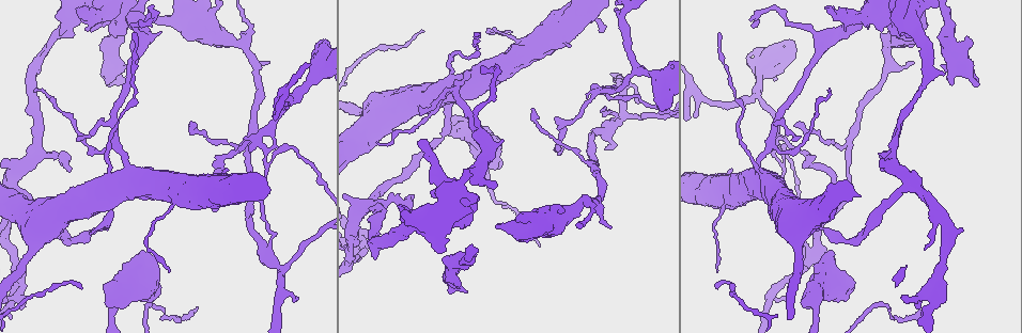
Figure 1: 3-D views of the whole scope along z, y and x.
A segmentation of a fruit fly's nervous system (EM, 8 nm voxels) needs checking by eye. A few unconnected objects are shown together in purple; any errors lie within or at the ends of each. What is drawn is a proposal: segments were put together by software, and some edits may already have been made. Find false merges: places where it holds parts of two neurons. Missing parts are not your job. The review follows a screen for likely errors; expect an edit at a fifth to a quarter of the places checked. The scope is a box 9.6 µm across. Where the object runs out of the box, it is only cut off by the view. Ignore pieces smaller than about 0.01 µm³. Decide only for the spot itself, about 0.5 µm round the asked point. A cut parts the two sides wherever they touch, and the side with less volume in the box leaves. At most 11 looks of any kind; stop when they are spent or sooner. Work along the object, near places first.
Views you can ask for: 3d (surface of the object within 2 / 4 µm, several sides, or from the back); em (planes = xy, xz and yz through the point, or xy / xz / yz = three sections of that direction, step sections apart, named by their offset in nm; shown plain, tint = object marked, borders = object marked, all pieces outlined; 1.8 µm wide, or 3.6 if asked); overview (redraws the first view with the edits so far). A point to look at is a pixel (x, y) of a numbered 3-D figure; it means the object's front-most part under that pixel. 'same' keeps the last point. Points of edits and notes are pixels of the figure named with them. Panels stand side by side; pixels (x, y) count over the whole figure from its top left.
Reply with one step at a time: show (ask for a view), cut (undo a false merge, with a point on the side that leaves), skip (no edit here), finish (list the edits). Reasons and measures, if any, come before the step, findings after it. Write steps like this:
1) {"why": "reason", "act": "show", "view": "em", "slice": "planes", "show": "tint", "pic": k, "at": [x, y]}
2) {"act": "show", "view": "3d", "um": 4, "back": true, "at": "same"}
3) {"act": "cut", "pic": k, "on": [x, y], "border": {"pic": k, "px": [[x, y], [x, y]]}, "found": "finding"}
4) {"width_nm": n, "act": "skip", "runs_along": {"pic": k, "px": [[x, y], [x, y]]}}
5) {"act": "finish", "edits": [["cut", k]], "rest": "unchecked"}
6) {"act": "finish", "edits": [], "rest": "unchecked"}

{"why": "a fork", "act": "show", "view": "3d", "um": 2, "pic": 1, "at": [14, 185]}

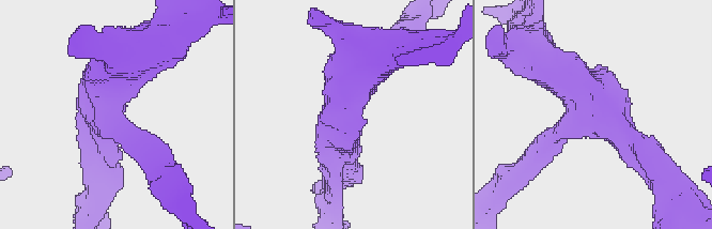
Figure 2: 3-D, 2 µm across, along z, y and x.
{"arms": 3, "act": "show", "view": "em", "slice": "planes", "show": "plain", "pic": 2, "at": [112, 114]}

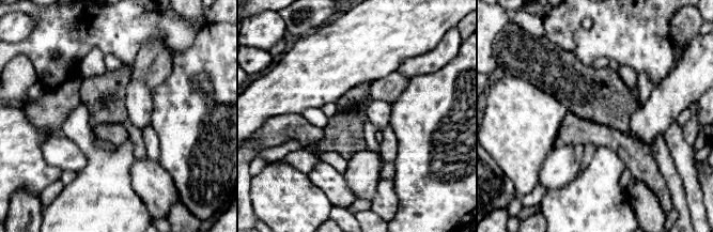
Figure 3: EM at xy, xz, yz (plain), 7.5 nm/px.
{"why": "where the object lies", "act": "show", "view": "em", "slice": "planes", "show": "tint", "at": "same"}

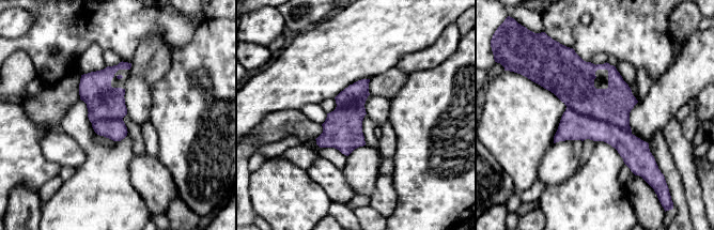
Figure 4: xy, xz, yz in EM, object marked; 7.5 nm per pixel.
{"act": "skip", "found": "one neuron here"}

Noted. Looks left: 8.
{"why": "thick turns thin", "act": "show", "view": "em", "um": 3.6, "slice": "planes", "show": "tint", "pic": 1, "at": [794, 235]}

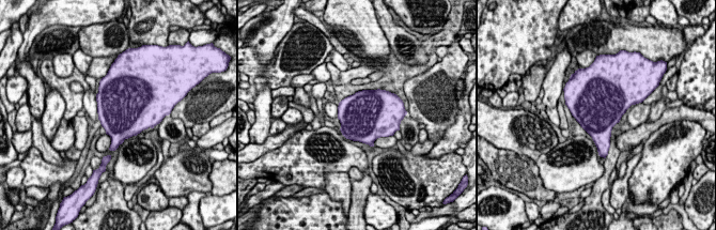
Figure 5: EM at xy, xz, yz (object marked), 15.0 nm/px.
{"act": "skip", "found": "one neuron here"}

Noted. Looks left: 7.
{"why": "calibre changes", "act": "show", "view": "em", "um": 3.6, "slice": "xz", "step": 16, "show": "tint", "pic": 1, "at": [109, 208]}

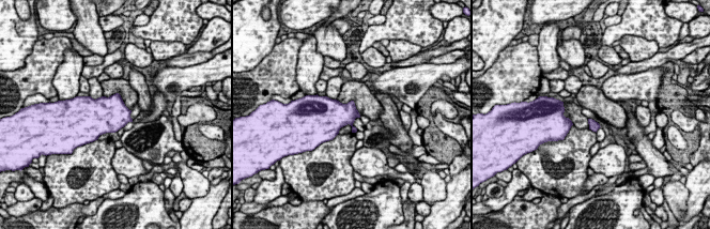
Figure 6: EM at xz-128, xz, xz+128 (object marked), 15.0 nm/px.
{"why": "cut it another way", "act": "show", "view": "em", "um": 3.6, "slice": "planes", "show": "tint", "at": "same"}

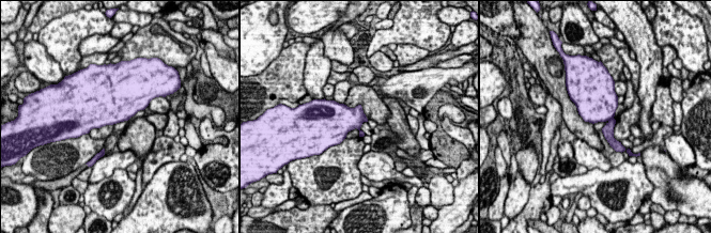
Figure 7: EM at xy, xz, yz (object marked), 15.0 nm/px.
{"act": "cut", "pic": 7, "on": [607, 130], "border": {"pic": 7, "px": [[613, 117], [608, 121]]}, "found": "a second neuron is stuck on"}

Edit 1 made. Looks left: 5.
{"act": "finish", "edits": [["cut", 7]], "rest": "unchecked"}

